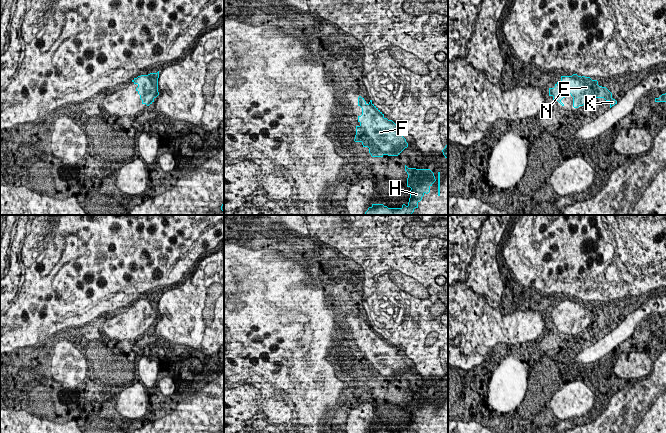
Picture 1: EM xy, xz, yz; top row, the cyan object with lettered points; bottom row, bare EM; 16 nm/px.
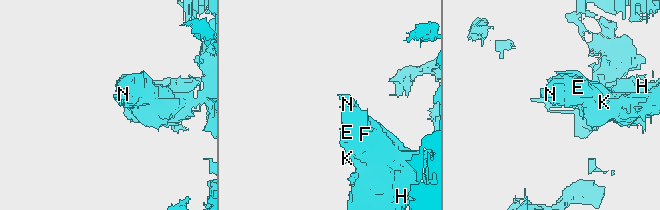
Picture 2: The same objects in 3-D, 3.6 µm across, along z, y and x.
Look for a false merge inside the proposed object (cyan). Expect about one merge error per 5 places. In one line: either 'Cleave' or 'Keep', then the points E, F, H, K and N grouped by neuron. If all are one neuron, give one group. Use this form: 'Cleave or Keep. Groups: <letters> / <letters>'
Keep. Groups: E F H K N

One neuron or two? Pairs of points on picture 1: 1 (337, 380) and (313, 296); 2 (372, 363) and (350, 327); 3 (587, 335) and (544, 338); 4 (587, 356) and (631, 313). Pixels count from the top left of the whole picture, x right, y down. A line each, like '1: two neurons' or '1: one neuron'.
1: one neuron
2: one neuron
3: one neuron
4: one neuron

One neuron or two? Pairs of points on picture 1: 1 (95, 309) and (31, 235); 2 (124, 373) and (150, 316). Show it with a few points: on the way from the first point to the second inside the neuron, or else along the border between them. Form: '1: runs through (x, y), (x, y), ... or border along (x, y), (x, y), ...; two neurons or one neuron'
1: border along (20, 234), (28, 249), (50, 244); two neurons
2: runs through (126, 359), (130, 355), (130, 336), (136, 330); one neuron

